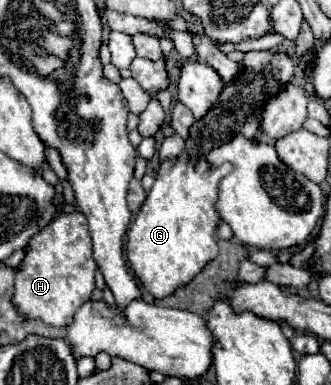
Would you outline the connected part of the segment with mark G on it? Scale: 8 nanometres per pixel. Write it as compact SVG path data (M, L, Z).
M278 48L246 52L240 64L242 72L236 80L224 82L218 106L192 124L184 152L160 162L154 186L128 230L128 262L154 298L164 298L176 288L186 286L218 256L214 232L218 230L220 214L214 204L218 200L220 180L232 170L232 166L210 166L208 152L230 142L234 136L244 136L256 142L260 138L264 104L290 84L296 70L292 56Z

